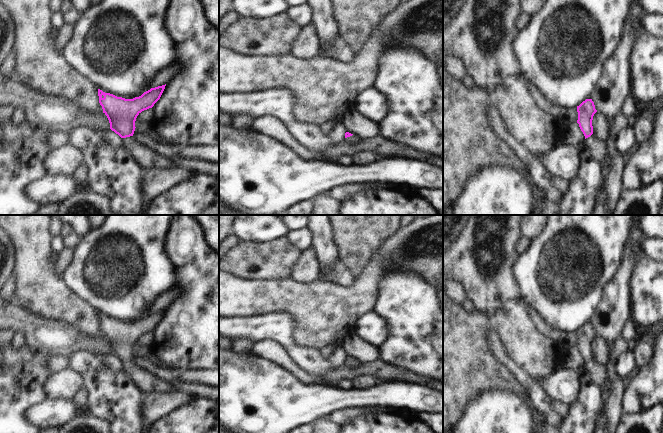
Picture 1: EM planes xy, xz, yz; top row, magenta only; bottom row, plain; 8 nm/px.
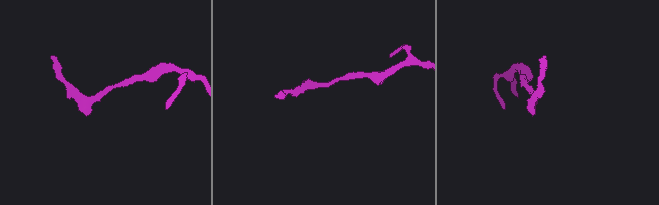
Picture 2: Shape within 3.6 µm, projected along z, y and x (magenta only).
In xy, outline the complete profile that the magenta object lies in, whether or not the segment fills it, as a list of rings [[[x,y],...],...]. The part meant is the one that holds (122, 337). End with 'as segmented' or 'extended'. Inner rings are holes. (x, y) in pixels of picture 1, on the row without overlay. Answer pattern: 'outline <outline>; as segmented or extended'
outline [[[166,308],[151,312],[141,320],[133,323],[117,321],[98,313],[99,327],[102,330],[103,337],[109,344],[110,353],[122,362],[123,371],[145,395],[179,391],[175,386],[150,375],[147,371],[137,367],[133,362],[137,340],[142,335],[154,330],[160,323],[165,310]]]; extended

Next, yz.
outline [[[586,323],[577,330],[577,336],[577,347],[585,360],[583,371],[587,372],[592,382],[601,388],[607,379],[607,368],[606,365],[598,363],[593,359],[592,344],[597,334],[592,323]]]; extended

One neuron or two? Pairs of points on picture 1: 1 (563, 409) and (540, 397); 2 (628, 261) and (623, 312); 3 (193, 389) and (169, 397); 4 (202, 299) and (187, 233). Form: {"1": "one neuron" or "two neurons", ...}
{"1": "two neurons", "2": "one neuron", "3": "two neurons", "4": "one neuron"}

